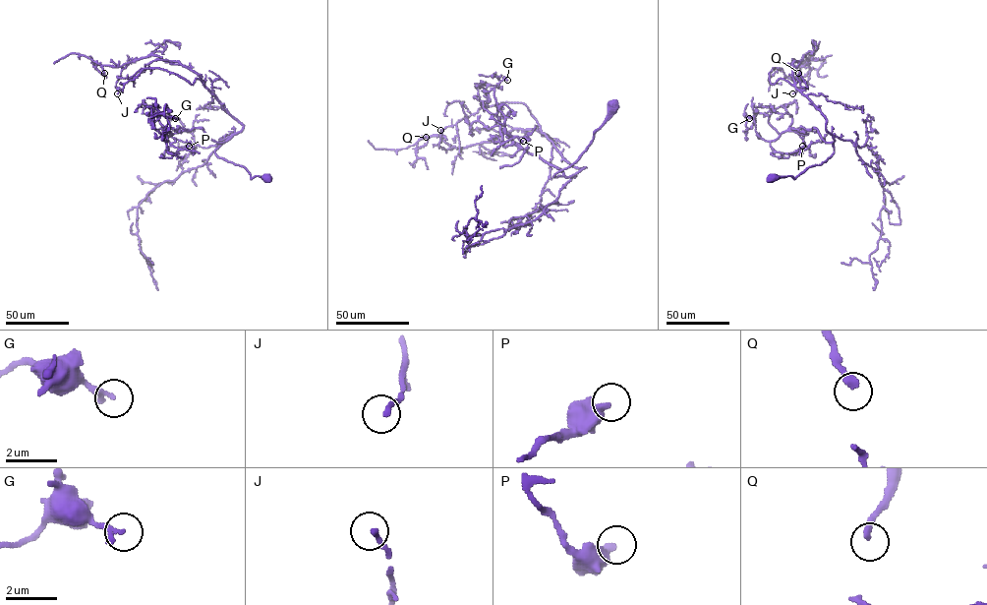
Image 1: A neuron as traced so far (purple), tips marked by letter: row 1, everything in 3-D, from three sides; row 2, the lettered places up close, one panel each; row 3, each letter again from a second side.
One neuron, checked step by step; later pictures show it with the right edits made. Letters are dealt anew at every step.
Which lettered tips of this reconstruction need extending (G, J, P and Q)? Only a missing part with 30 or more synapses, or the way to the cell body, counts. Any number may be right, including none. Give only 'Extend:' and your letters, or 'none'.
Extend: Q

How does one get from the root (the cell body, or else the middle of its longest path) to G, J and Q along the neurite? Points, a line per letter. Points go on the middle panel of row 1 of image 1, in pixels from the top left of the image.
G: (614, 106), (580, 157), (553, 177), (563, 172), (528, 153), (499, 125), (494, 88), (507, 80)
J: (614, 106), (580, 157), (552, 176), (571, 176), (586, 167), (573, 166), (537, 130), (446, 151), (440, 130)
Q: (614, 106), (580, 157), (552, 176), (571, 176), (586, 167), (573, 166), (536, 130), (461, 149), (426, 137)

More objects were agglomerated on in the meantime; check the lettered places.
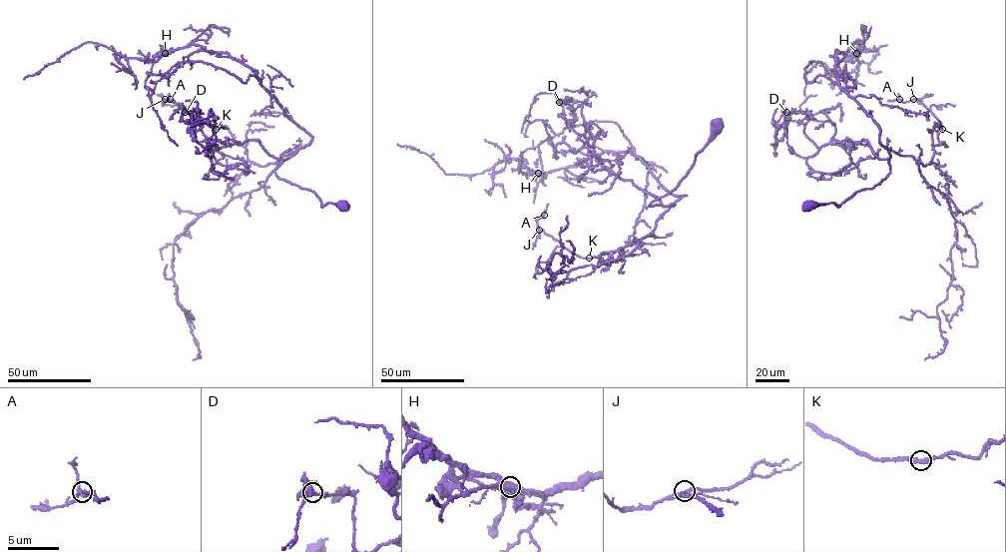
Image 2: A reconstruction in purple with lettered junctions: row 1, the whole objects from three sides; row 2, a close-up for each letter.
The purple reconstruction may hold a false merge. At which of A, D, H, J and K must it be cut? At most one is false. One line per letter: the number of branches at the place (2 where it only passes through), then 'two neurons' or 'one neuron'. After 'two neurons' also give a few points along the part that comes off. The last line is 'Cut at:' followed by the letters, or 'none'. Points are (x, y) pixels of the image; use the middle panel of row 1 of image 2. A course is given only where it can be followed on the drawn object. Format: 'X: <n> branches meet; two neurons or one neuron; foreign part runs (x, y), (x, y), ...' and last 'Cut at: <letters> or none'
A: 3 branches meet; one neuron
D: 4 branches meet; one neuron
H: 4 branches meet; two neurons; foreign part runs (538, 173), (528, 168), (520, 170), (521, 162)
J: 4 branches meet; one neuron
K: 2 branches meet; one neuron
Cut at: H

